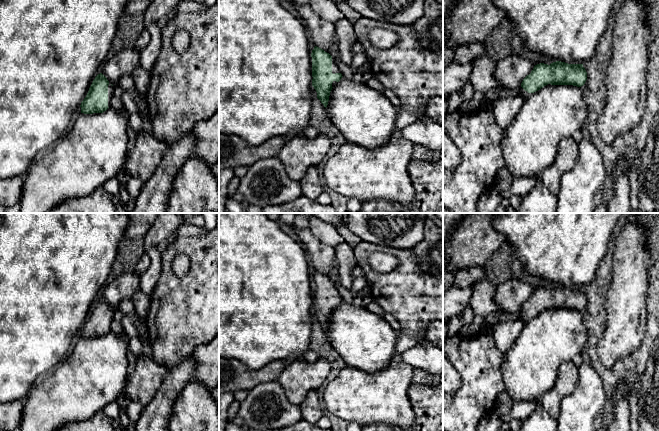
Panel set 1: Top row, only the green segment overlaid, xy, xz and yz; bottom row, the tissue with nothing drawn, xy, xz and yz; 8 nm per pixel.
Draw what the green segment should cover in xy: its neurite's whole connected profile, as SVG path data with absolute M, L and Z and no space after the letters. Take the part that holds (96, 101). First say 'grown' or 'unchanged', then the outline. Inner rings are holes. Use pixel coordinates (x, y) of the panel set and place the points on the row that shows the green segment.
grown | M98 74L93 80L89 91L81 102L81 113L103 113L110 108L111 101L115 96L115 87L102 74Z

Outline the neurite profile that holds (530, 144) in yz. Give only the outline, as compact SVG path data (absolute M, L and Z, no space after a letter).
M548 84L524 101L511 124L504 129L502 153L506 169L514 178L540 175L553 164L559 143L582 129L587 118L588 105L581 87Z

